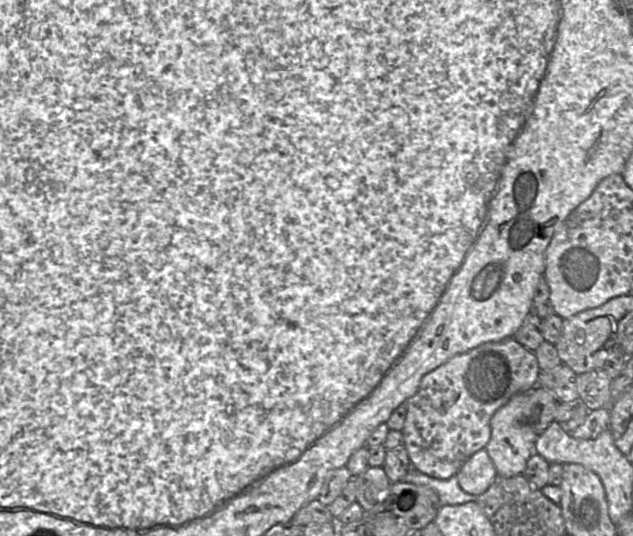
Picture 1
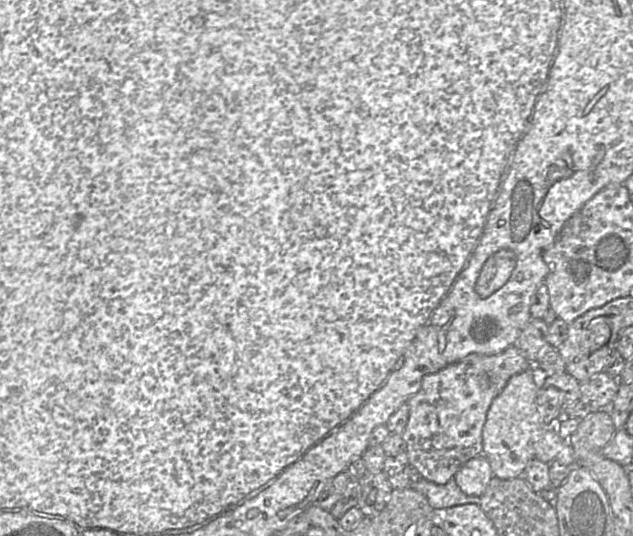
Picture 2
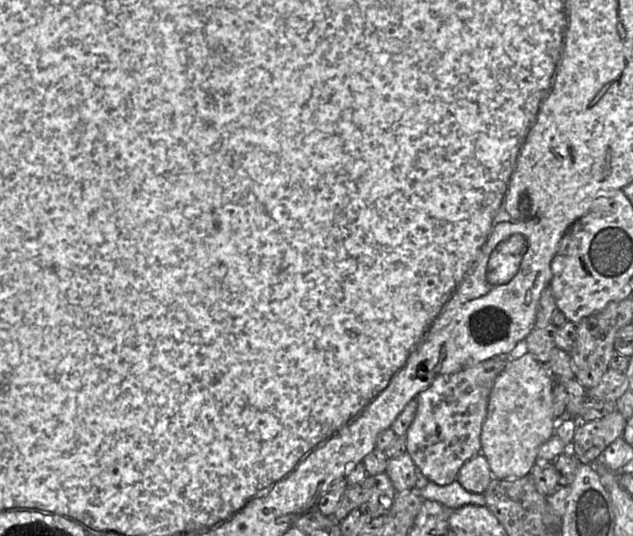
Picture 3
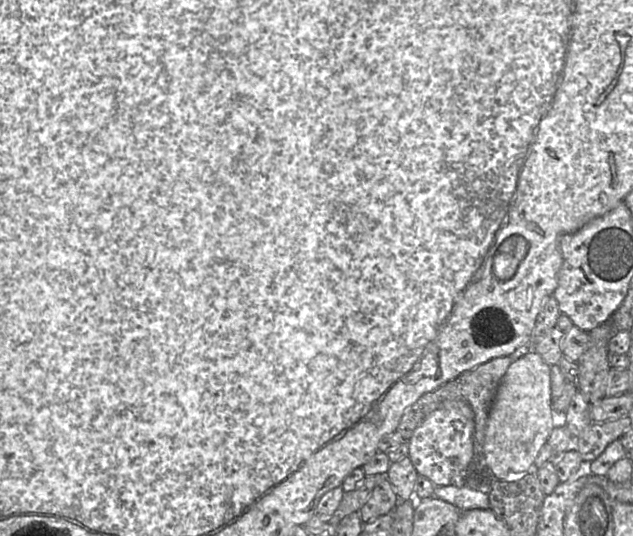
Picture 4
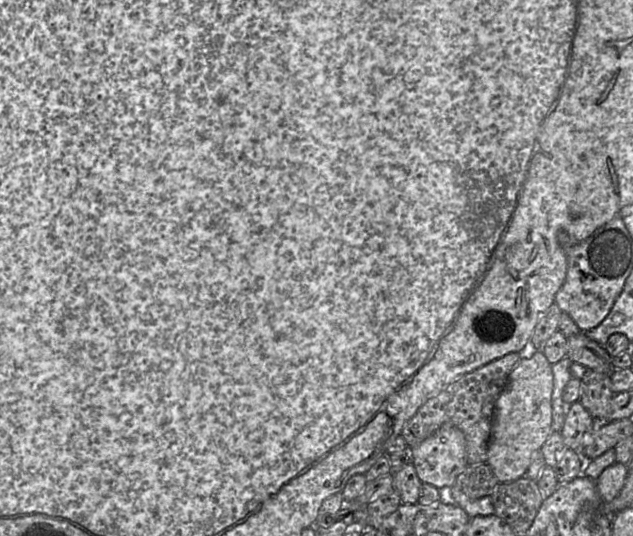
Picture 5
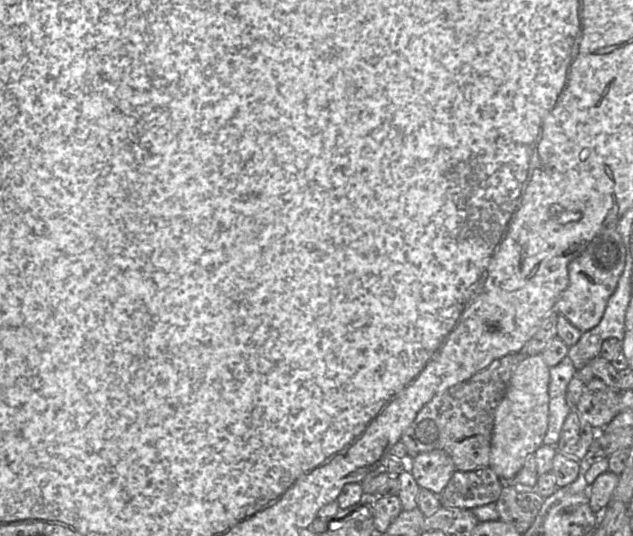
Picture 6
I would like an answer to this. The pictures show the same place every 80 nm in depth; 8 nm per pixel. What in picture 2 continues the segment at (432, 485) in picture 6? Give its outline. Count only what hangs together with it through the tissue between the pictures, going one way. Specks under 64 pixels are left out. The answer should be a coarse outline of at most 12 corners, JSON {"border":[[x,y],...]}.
{"border":[[517,346],[425,376],[401,435],[446,484],[482,454],[493,400],[534,365]]}

